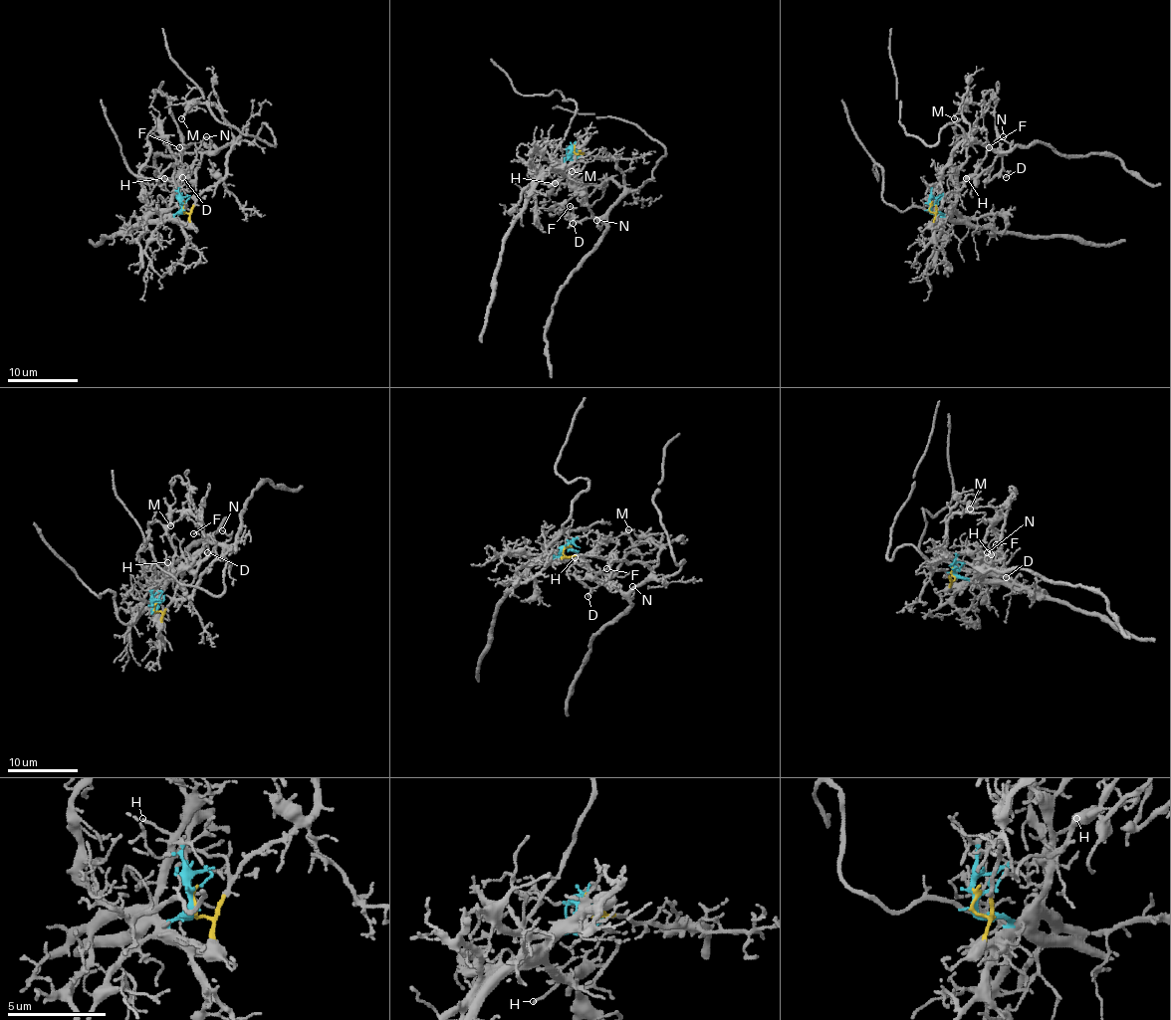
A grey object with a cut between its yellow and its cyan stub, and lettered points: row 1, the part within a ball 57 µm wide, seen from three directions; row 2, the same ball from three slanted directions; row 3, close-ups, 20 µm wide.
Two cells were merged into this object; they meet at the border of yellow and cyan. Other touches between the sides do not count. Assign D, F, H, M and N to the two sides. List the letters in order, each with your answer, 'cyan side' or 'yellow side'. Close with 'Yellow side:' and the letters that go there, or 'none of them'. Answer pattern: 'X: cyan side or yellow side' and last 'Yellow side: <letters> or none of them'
D: yellow side
F: yellow side
H: cyan side
M: yellow side
N: yellow side
Yellow side: D, F, M, N

